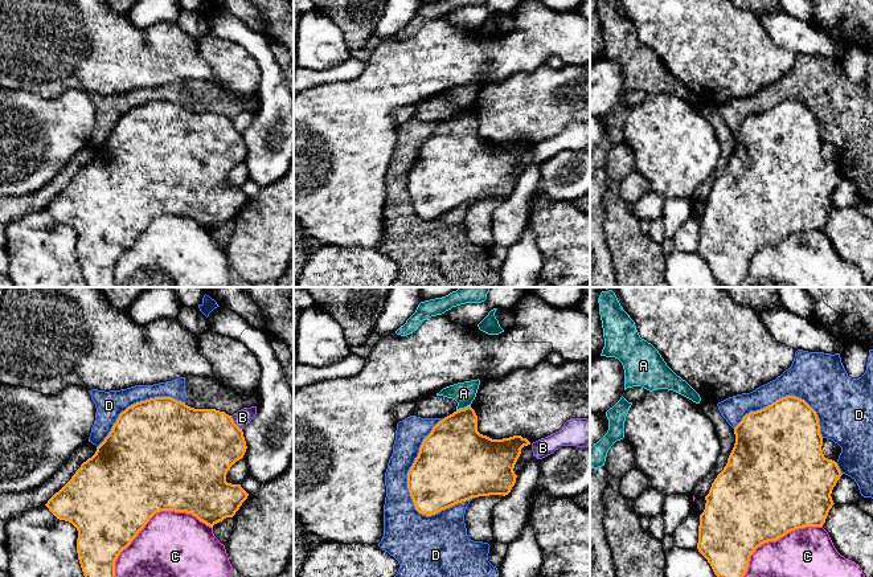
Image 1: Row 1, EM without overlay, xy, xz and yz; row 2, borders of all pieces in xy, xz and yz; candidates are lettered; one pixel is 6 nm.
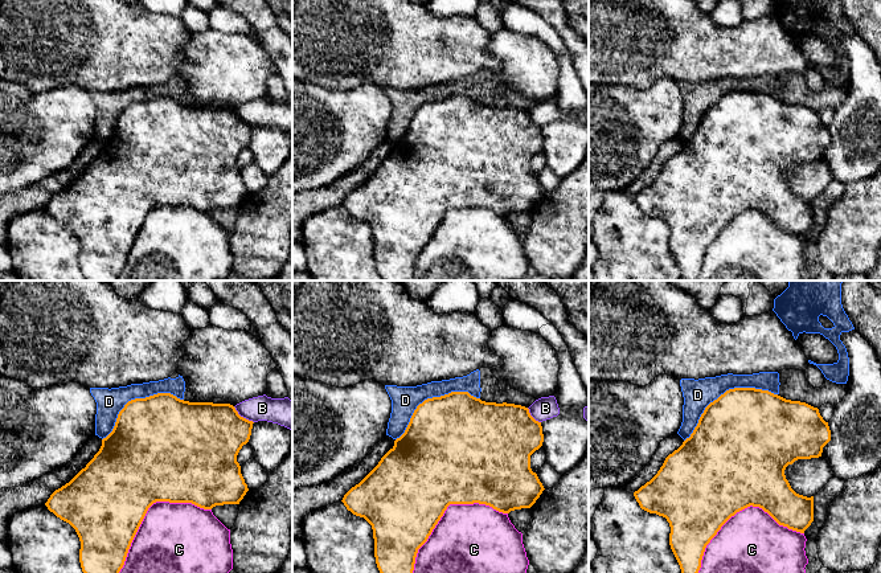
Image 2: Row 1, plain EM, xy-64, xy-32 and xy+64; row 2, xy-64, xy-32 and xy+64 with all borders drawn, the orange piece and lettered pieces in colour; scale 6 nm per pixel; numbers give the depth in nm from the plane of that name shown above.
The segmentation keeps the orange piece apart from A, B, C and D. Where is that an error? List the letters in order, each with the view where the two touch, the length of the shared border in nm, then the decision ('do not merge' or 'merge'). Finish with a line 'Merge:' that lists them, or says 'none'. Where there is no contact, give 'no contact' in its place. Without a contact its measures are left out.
A: meets orange in xz; contact 90 nm long; do not merge
B: meets orange in xy; contact 110 nm long; do not merge
C: meets orange in xy; contact 700 nm long; do not merge
D: meets orange in xz; contact 600 nm long; do not merge
Merge: none

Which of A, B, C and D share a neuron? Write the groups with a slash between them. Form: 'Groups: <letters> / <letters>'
Groups: A / B / C / D

